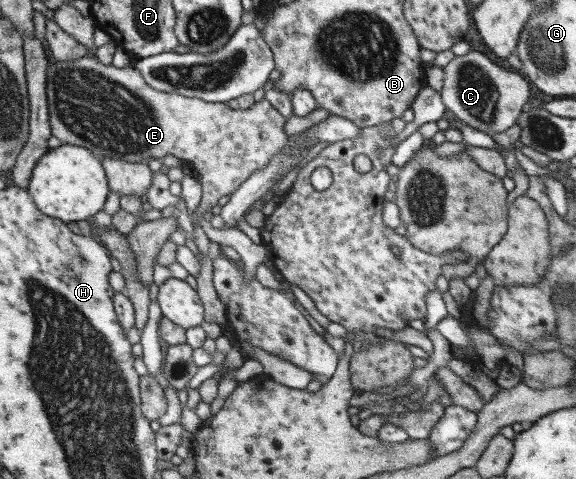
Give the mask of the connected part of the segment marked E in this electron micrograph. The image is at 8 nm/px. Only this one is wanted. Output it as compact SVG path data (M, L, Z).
M93 54L76 61L49 63L47 77L51 133L63 144L88 149L100 158L109 157L128 163L148 163L153 158L162 160L167 155L174 155L191 165L203 193L198 209L190 212L190 215L195 215L192 221L203 217L204 211L211 210L220 197L233 194L255 171L269 165L272 156L280 152L288 142L288 135L284 132L287 119L266 99L254 102L246 109L232 109L226 102L212 103L178 93L156 91L148 86L140 71L132 65L118 69L98 62Z

